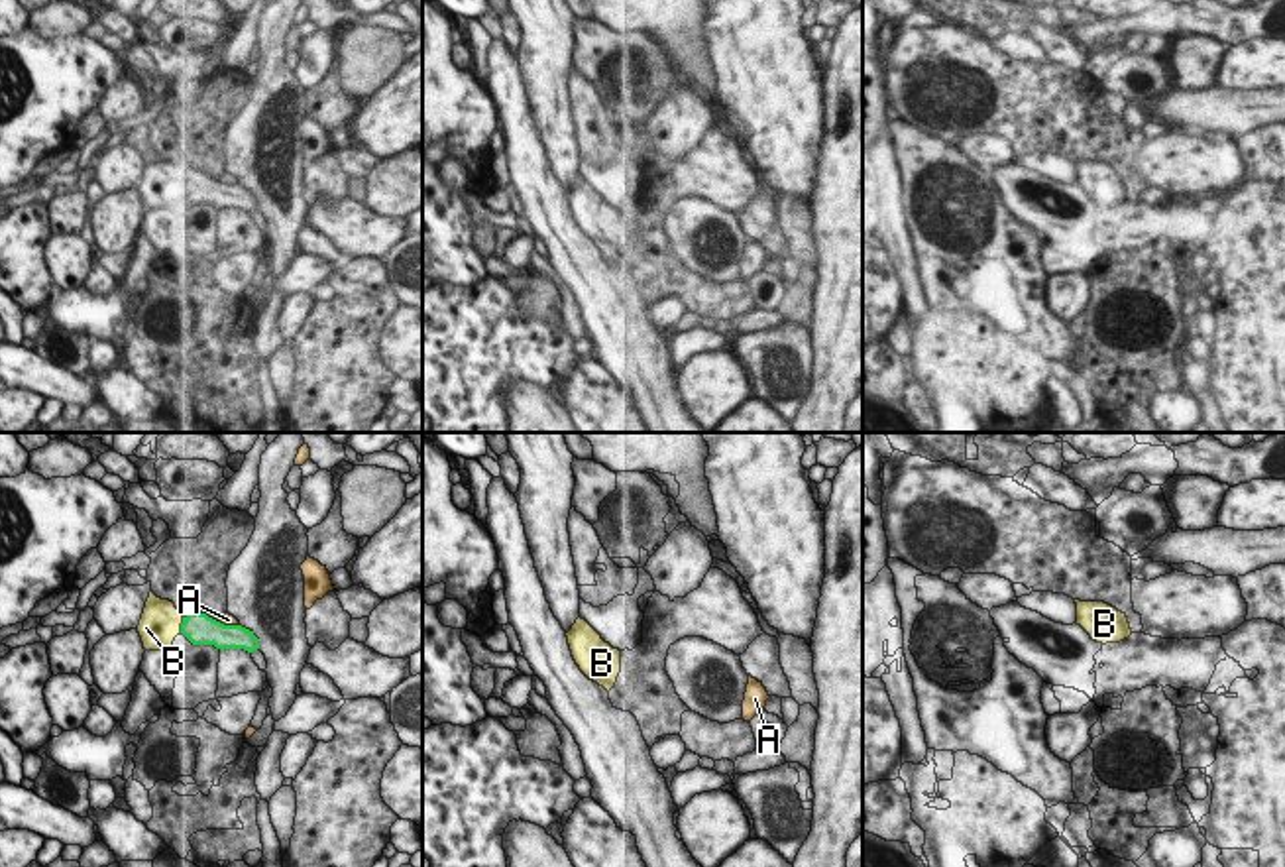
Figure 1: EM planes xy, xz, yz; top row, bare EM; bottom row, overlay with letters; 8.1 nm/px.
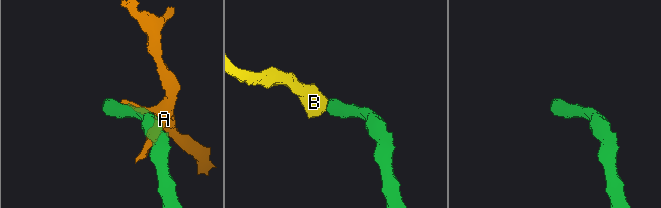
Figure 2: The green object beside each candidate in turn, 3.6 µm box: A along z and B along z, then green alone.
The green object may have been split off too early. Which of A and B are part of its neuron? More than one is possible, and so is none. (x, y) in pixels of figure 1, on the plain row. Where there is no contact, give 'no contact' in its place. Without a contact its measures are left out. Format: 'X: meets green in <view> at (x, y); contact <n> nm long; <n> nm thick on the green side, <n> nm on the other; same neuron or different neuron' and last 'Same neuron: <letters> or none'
A: meets green in xy at (228, 185); contact 180 nm long; 260 nm thick on the green side, 100 nm on the other; different neuron
B: meets green in xy at (181, 185); contact 130 nm long; 260 nm thick on the green side, 340 nm on the other; same neuron
Same neuron: B

